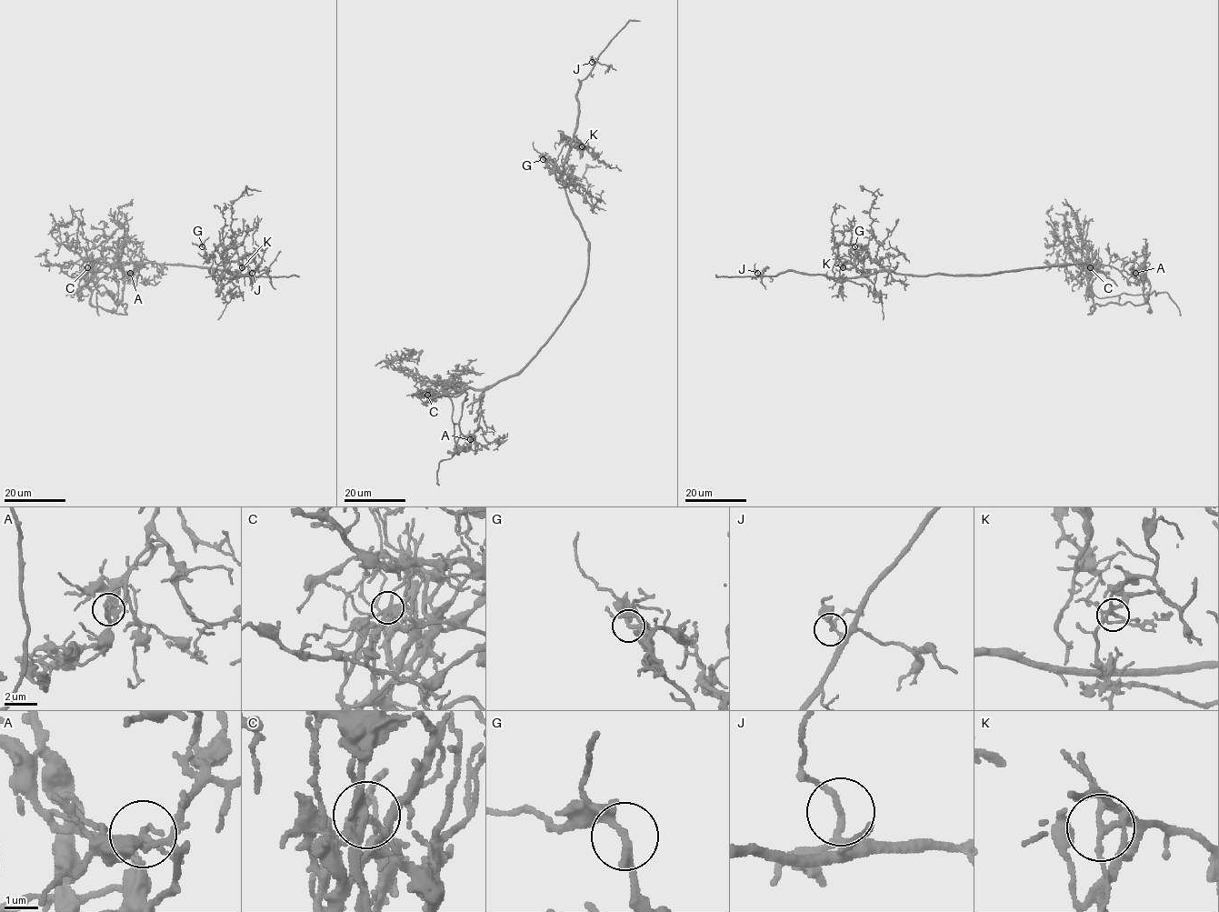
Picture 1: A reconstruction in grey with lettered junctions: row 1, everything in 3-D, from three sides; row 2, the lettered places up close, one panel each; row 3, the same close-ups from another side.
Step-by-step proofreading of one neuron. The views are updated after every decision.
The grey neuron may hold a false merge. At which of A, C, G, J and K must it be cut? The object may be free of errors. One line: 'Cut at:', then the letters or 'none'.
Cut at: C

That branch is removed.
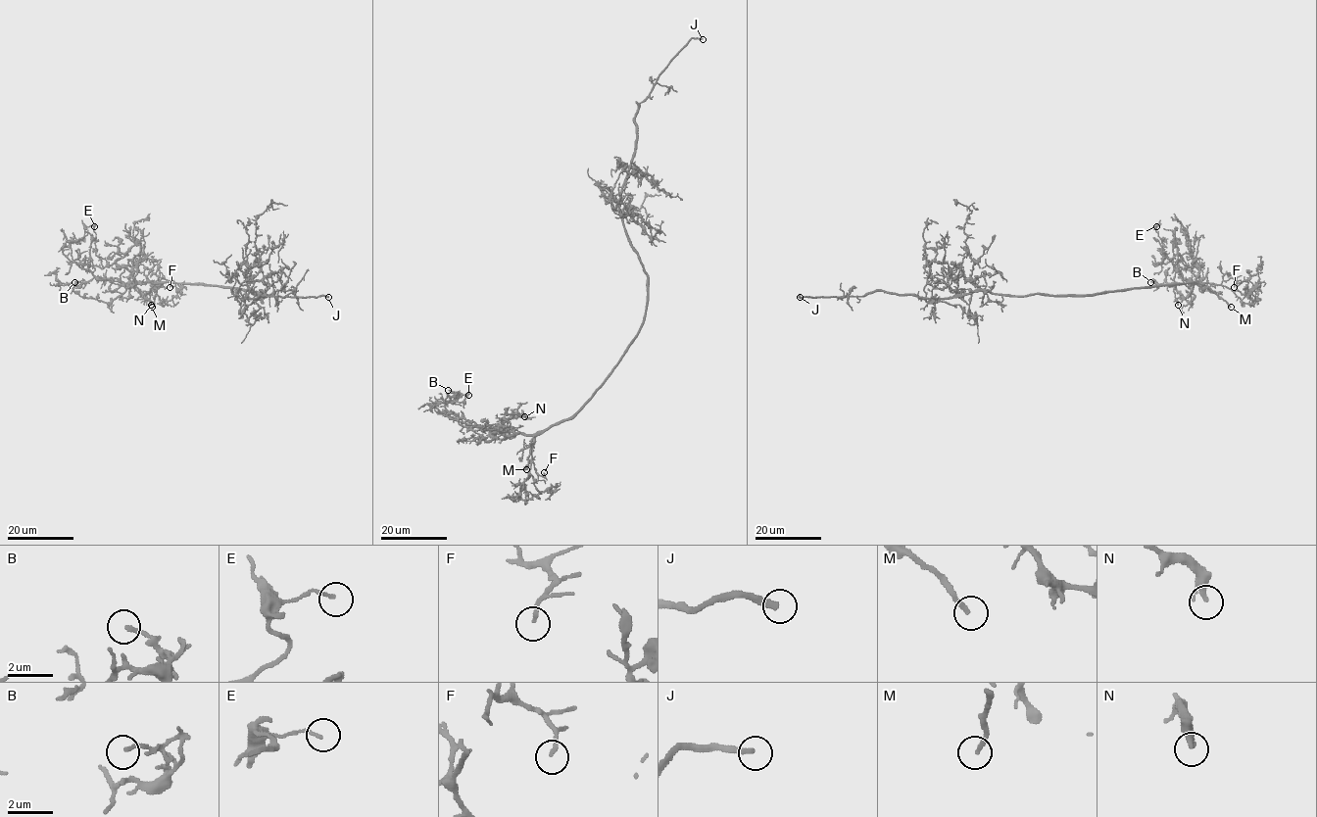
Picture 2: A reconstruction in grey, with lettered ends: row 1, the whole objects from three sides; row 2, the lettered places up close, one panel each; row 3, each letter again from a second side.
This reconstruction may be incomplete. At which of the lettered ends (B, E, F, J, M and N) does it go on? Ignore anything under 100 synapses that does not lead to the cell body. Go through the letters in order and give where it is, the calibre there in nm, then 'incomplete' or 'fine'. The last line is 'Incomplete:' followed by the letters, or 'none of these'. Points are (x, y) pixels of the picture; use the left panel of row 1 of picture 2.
B: place (74, 282); calibre 150 nm; fine
E: place (94, 226); calibre 130 nm; fine
F: place (170, 287); calibre 160 nm; fine
J: place (328, 297); calibre 280 nm; incomplete
M: place (152, 307); calibre 190 nm; incomplete
N: place (151, 305); calibre 300 nm; fine
Incomplete: J, M

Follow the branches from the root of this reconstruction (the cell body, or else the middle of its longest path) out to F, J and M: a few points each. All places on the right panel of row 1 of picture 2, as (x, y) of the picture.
F: (1088, 294), (1190, 282), (1220, 284), (1231, 277), (1237, 280), (1234, 287)
J: (1088, 294), (1007, 296), (977, 290), (948, 298), (925, 299), (875, 290), (862, 296), (800, 297)
M: (1088, 294), (1196, 282), (1204, 283), (1231, 307)

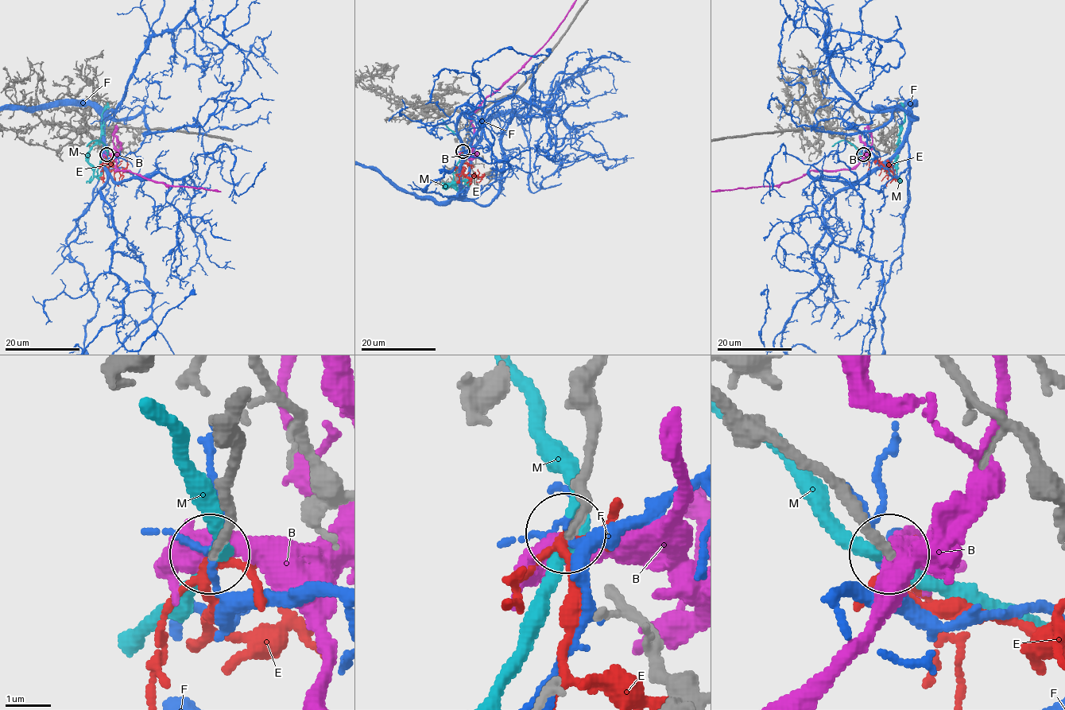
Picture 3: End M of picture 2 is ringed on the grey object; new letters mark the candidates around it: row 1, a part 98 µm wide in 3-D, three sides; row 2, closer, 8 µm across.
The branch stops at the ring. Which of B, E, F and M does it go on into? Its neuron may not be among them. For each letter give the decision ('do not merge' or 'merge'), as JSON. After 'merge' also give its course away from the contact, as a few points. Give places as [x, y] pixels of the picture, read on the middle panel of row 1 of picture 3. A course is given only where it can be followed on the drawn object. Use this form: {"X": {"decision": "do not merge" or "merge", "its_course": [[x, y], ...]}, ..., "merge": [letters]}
{"B": {"decision": "do not merge"}, "E": {"decision": "merge", "its_course": [[463, 150], [462, 171], [470, 177], [476, 176], [474, 175]]}, "F": {"decision": "do not merge"}, "M": {"decision": "do not merge"}, "merge": ["E"]}

